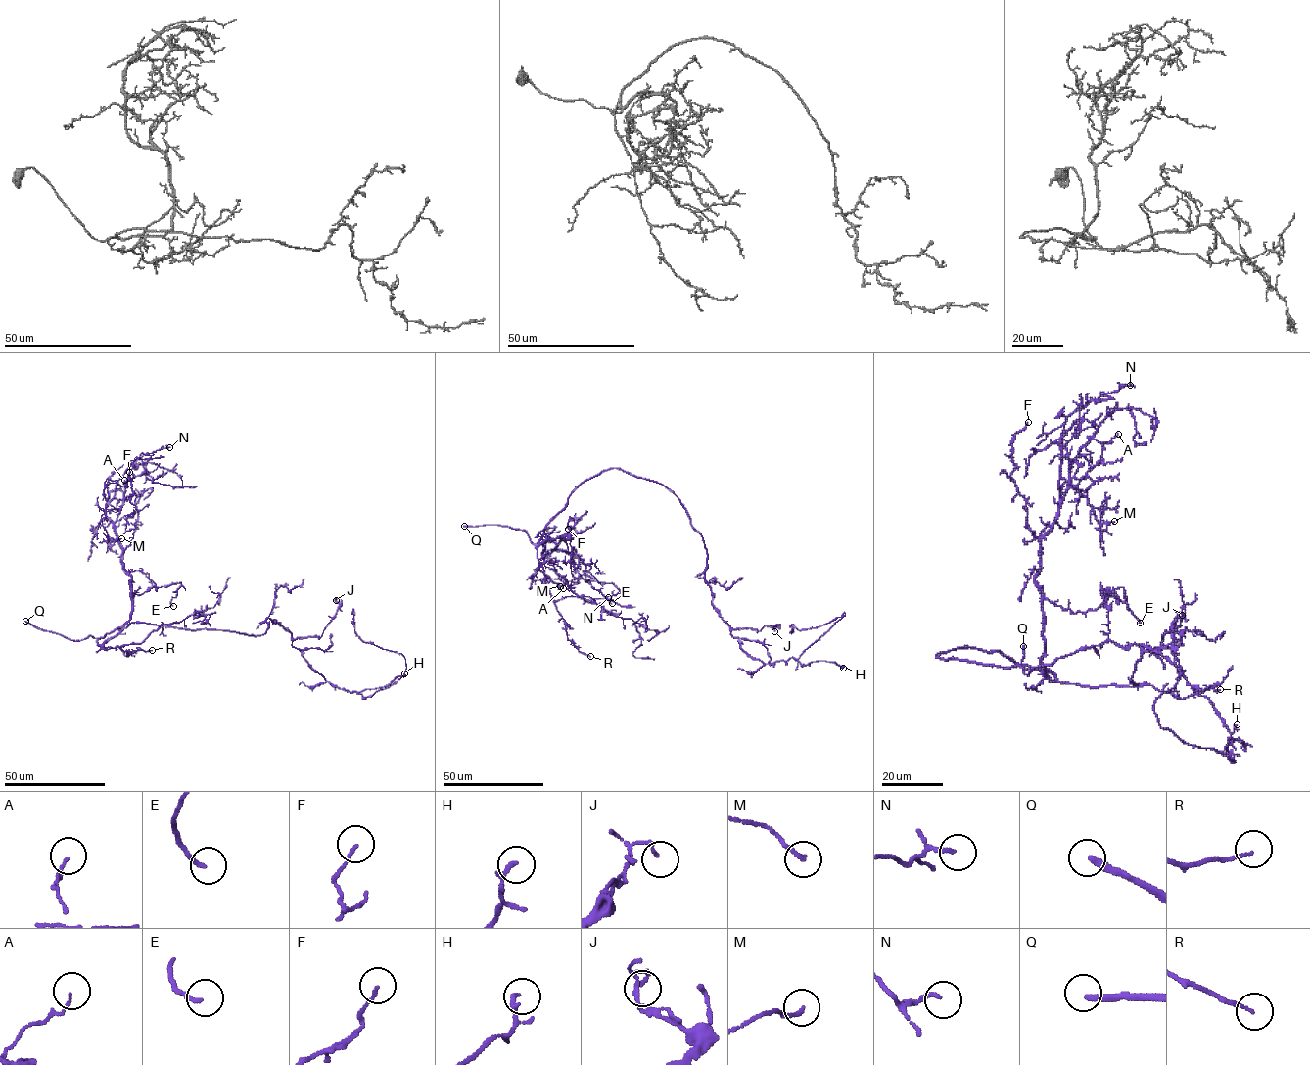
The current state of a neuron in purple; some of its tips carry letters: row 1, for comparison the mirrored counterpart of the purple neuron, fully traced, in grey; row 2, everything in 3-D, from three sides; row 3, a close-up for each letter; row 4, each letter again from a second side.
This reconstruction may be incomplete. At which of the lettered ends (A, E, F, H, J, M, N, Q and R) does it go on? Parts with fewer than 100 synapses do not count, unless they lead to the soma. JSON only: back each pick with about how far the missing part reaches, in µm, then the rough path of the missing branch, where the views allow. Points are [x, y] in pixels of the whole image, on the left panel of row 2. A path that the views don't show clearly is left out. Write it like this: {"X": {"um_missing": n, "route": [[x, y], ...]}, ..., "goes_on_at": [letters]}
{"Q": {"um_missing": 20}, "goes_on_at": ["Q"]}

